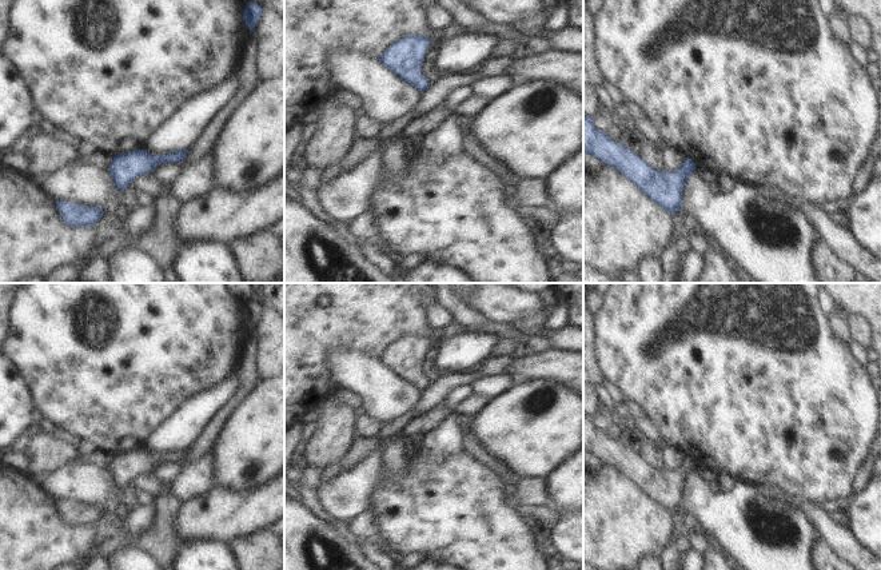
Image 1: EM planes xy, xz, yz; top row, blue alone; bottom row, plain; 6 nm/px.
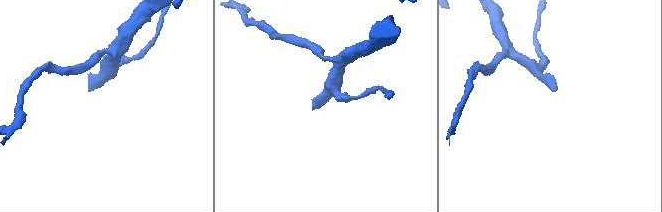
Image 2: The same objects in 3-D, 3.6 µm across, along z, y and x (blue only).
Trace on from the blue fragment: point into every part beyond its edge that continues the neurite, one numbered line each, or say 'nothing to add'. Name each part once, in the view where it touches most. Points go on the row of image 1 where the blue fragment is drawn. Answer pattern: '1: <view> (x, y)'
nothing to add

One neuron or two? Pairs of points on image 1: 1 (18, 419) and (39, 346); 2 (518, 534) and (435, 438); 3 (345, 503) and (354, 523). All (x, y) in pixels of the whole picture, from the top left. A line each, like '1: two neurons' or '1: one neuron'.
1: two neurons
2: two neurons
3: two neurons

